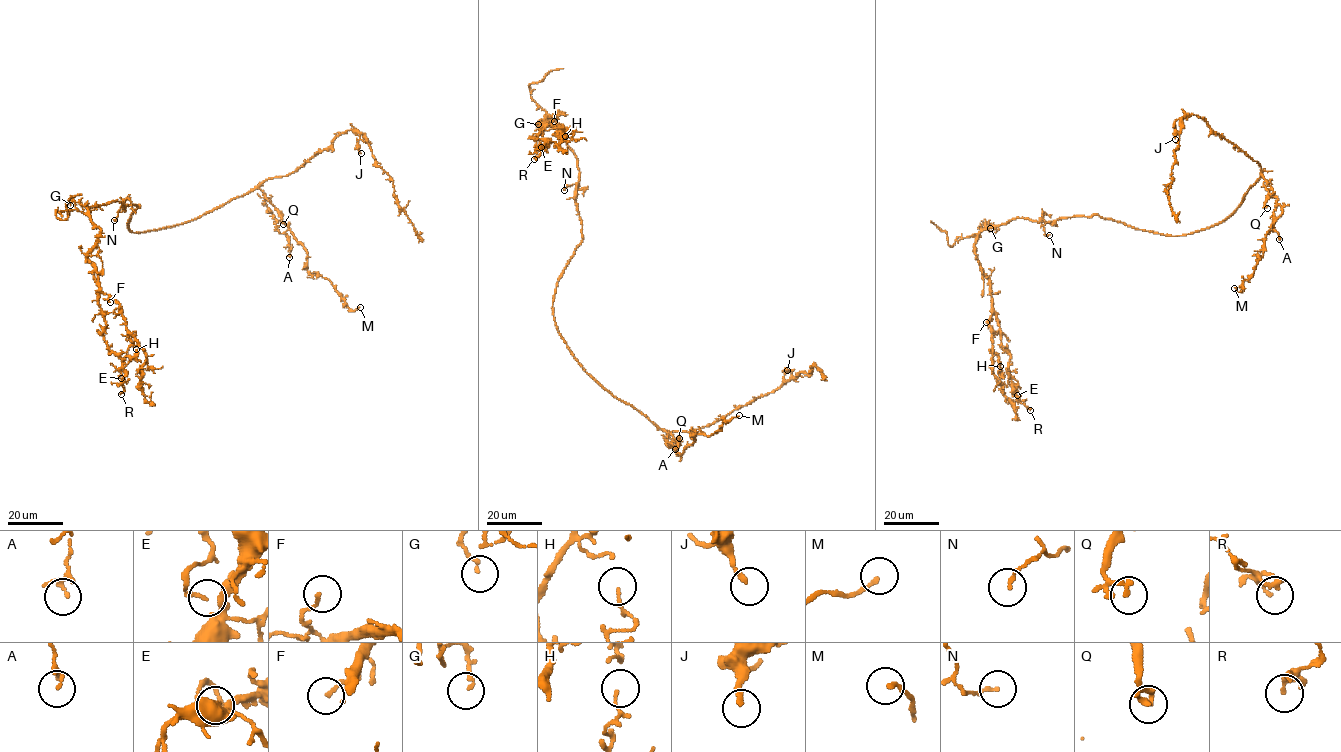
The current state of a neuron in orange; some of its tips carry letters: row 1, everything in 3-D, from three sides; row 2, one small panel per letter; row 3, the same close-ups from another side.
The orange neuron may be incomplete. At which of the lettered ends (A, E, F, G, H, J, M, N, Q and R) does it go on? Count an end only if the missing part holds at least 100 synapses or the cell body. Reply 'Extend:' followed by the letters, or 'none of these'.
Extend: none of these

